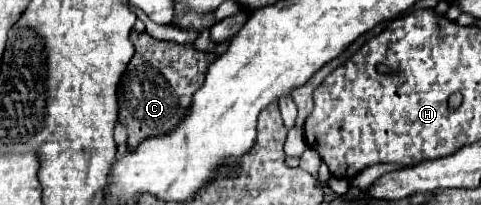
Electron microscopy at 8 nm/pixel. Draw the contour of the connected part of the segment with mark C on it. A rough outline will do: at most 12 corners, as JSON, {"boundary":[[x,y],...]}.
{"boundary":[[148,33],[118,85],[128,145],[184,117],[214,55]]}

